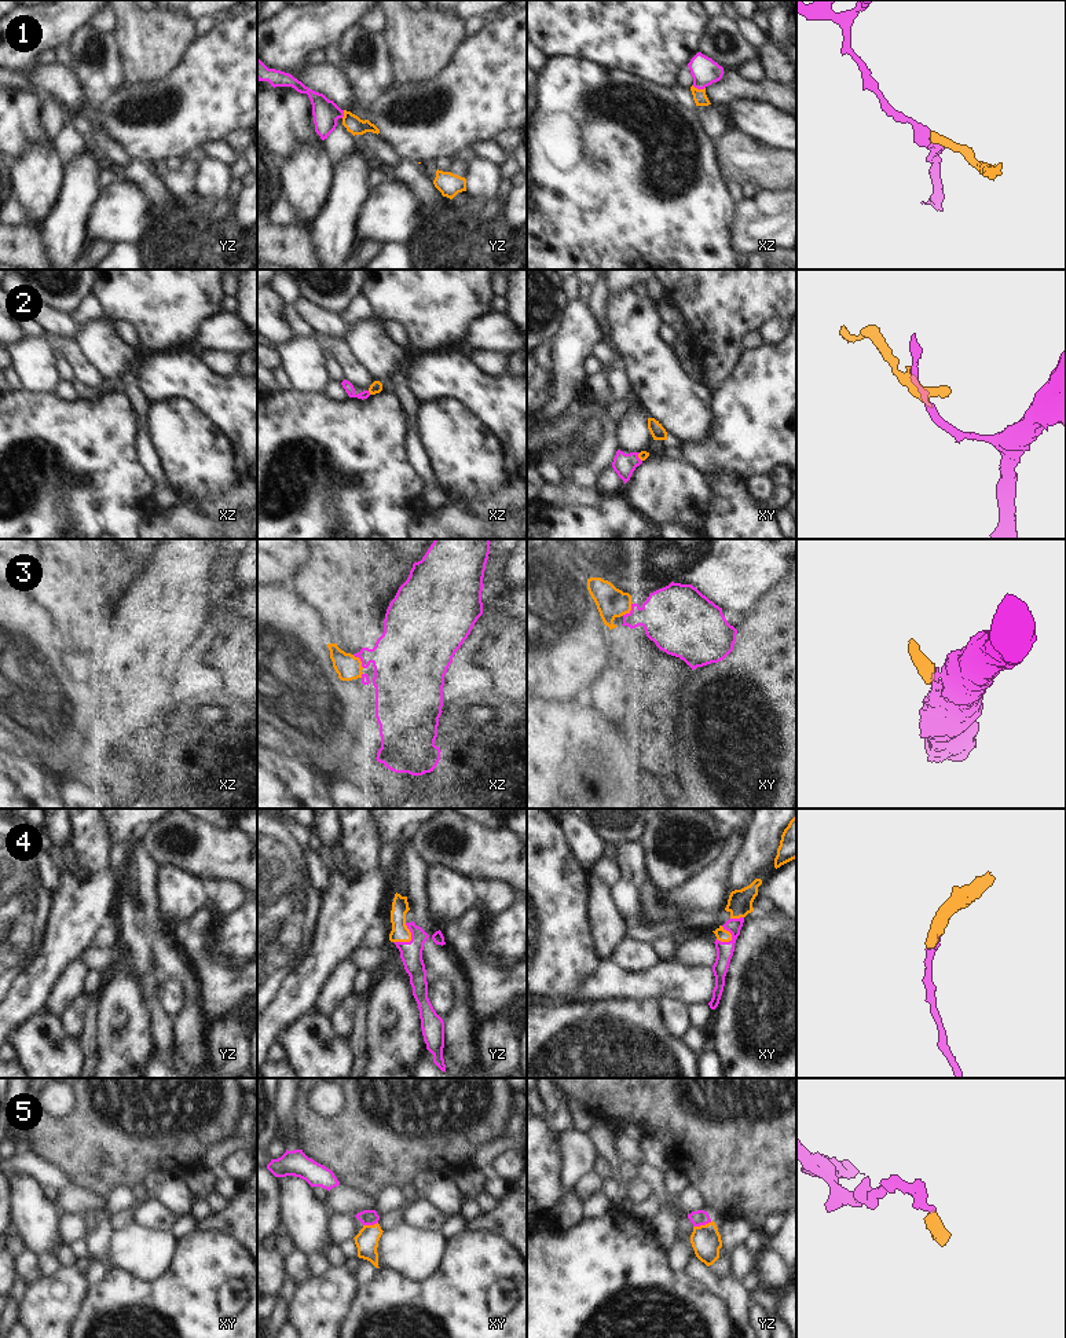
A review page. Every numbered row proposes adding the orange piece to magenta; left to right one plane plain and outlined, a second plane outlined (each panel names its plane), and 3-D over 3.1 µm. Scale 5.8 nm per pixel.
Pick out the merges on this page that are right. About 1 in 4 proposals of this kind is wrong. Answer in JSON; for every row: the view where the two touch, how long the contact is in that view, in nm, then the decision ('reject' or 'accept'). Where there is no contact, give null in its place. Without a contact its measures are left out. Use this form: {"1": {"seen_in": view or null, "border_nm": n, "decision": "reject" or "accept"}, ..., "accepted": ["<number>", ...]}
{"1": {"seen_in": "xz", "border_nm": 80, "decision": "accept"}, "2": {"seen_in": "xz", "border_nm": 30, "decision": "accept"}, "3": {"seen_in": "xy", "border_nm": 100, "decision": "reject"}, "4": {"seen_in": "yz", "border_nm": 140, "decision": "accept"}, "5": {"seen_in": "yz", "border_nm": 120, "decision": "accept"}, "accepted": ["1", "2", "4", "5"]}

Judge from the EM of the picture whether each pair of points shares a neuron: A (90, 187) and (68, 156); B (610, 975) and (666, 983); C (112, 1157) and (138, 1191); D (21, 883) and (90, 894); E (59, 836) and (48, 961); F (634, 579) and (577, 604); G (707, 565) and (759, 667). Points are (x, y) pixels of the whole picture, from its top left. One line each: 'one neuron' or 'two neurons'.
A: two neurons
B: one neuron
C: two neurons
D: two neurons
E: two neurons
F: two neurons
G: two neurons

